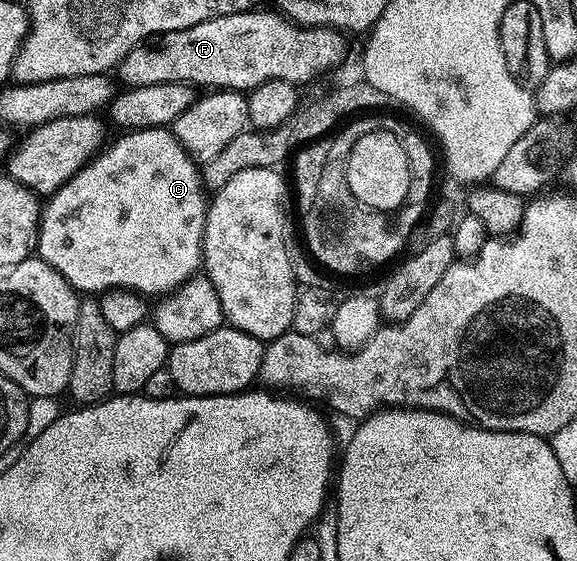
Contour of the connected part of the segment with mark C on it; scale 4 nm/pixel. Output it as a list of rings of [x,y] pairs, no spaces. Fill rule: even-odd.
[[[170,127],[146,128],[136,132],[124,131],[110,144],[111,141],[102,150],[96,152],[88,160],[85,167],[77,170],[77,174],[73,174],[73,178],[69,178],[56,192],[46,197],[39,217],[38,259],[45,261],[49,266],[53,266],[53,270],[57,270],[57,274],[65,277],[71,283],[72,288],[80,294],[102,294],[112,290],[126,290],[137,292],[144,298],[152,298],[151,296],[166,297],[194,277],[200,271],[203,263],[203,231],[207,222],[207,205],[209,203],[203,173],[200,165],[191,159],[191,155],[183,148]]]

